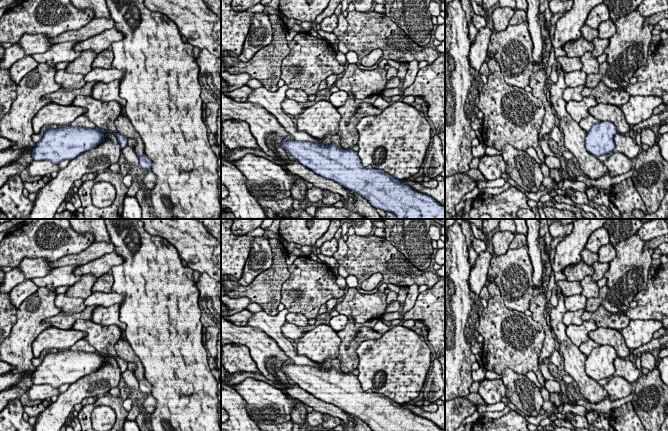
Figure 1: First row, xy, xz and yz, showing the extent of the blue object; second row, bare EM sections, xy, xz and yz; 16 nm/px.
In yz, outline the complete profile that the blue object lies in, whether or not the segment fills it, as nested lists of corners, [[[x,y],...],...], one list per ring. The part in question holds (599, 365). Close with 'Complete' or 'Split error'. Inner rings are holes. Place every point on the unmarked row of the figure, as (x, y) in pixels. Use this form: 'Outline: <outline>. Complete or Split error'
Outline: [[[610,345],[594,348],[586,358],[586,374],[597,382],[613,376],[615,373],[614,361],[617,357],[615,348]]]. Complete

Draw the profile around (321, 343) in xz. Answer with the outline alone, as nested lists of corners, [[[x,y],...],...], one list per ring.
[[[320,324],[299,338],[296,351],[316,363],[337,359],[341,339],[329,325]]]

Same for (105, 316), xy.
[[[117,303],[110,307],[97,306],[92,313],[92,322],[103,326],[117,325],[122,332],[125,332],[126,325],[119,319],[121,303]]]

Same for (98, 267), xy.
[[[114,251],[84,265],[78,266],[73,274],[75,276],[92,274],[94,277],[99,278],[111,271],[113,266],[121,265],[123,262],[123,258]]]

